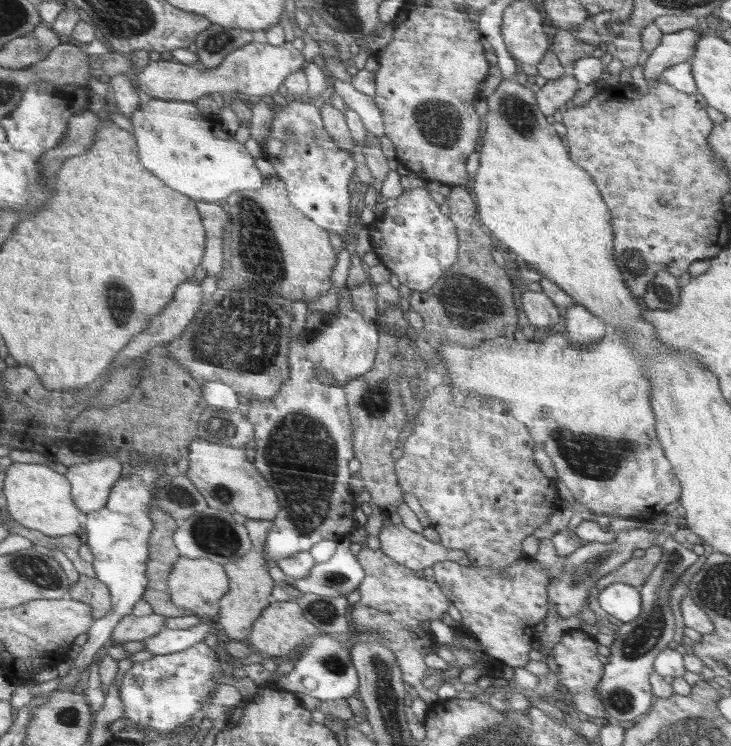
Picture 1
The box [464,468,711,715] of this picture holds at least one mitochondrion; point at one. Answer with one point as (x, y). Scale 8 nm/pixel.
(642, 641)

